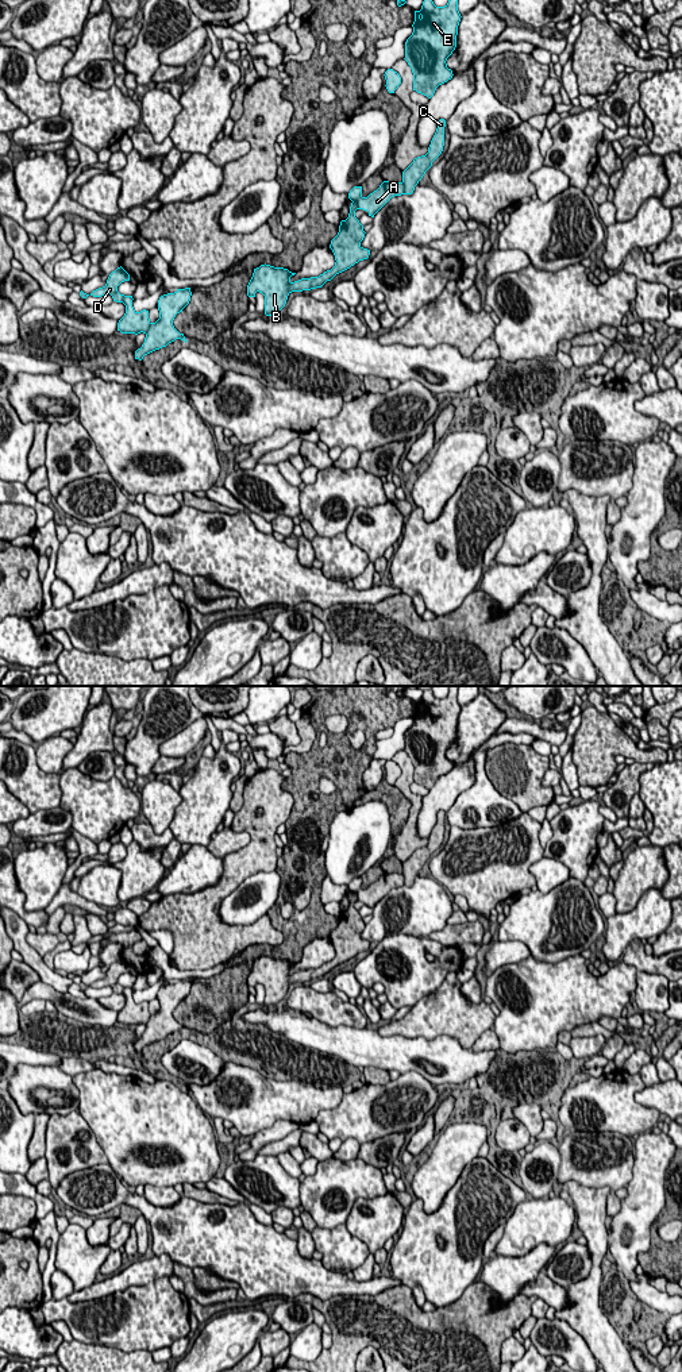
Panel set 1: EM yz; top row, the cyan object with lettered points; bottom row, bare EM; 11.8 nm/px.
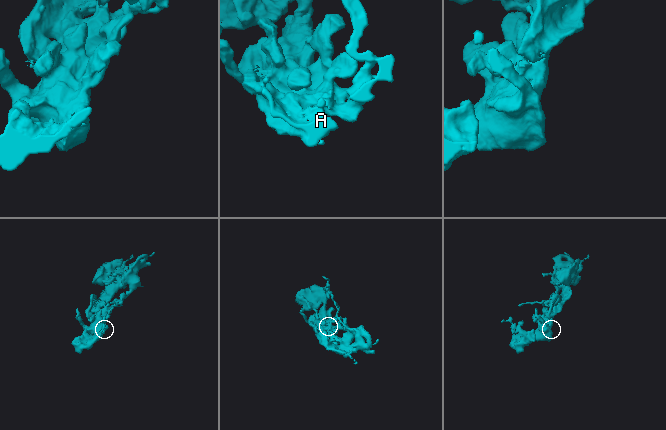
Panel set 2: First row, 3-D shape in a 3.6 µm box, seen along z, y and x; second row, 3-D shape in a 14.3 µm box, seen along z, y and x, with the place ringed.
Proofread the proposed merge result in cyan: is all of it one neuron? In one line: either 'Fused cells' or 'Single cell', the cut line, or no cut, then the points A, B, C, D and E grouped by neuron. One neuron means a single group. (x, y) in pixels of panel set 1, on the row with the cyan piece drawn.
Single cell. No split. Groups: A B C D E

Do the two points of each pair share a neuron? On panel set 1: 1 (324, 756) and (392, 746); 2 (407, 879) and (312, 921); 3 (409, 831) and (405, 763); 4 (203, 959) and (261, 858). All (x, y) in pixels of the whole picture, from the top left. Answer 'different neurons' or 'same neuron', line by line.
1: different neurons
2: different neurons
3: same neuron
4: same neuron

